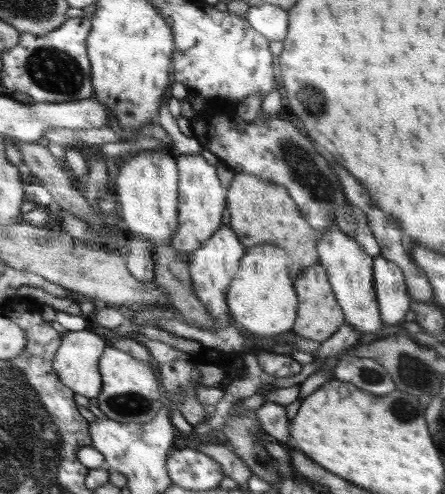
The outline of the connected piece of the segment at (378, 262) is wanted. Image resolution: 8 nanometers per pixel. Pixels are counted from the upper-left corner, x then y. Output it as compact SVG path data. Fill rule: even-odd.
M387 257L375 258L375 288L378 293L379 311L386 326L396 326L408 312L410 298L406 294L403 271Z

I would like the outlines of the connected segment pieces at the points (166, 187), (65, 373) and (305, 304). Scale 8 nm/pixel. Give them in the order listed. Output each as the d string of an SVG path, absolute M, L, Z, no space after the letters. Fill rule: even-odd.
M140 150L120 168L116 178L117 203L122 223L133 236L156 245L170 245L178 227L179 170L176 160L162 150Z
M86 328L80 331L68 331L56 351L54 367L59 373L60 380L75 393L86 396L88 399L97 397L103 390L102 373L99 371L100 356L103 356L104 340L94 330Z
M322 265L306 267L304 272L298 274L296 292L300 292L300 320L296 320L296 328L292 328L296 335L321 343L330 339L346 323L343 309L340 308L331 288L330 278L327 277L327 269Z

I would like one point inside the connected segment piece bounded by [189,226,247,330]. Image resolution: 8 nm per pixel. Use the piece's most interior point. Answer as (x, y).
(212, 267)

